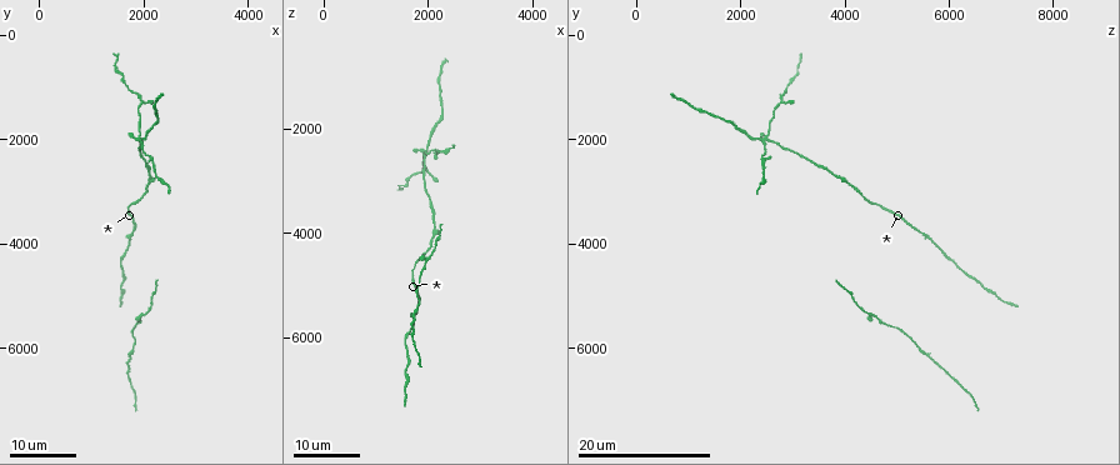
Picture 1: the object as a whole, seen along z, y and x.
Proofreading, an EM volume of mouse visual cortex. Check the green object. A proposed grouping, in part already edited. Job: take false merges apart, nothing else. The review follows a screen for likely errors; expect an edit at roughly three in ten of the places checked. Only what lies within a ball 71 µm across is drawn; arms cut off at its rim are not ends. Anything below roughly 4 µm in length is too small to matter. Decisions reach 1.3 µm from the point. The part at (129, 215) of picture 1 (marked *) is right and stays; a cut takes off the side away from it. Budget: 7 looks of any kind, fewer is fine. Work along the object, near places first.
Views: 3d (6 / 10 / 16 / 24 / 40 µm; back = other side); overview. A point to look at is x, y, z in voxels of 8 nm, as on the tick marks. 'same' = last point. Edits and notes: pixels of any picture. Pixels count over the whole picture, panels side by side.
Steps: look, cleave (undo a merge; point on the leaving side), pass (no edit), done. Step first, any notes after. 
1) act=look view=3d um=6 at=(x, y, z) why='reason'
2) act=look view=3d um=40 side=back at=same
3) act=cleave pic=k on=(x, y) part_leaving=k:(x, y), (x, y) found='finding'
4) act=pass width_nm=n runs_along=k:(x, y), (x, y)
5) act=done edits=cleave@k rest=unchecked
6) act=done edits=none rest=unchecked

act=look view=3d um=16 at=(1850, 3800, 5450) why='thin neck'

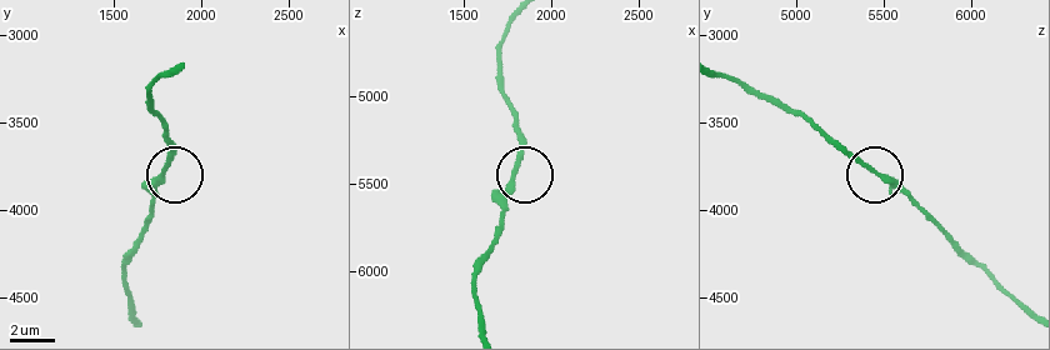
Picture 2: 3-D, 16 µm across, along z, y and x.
act=look view=3d um=6 at=(1800, 3760, 5420) why='closer look'

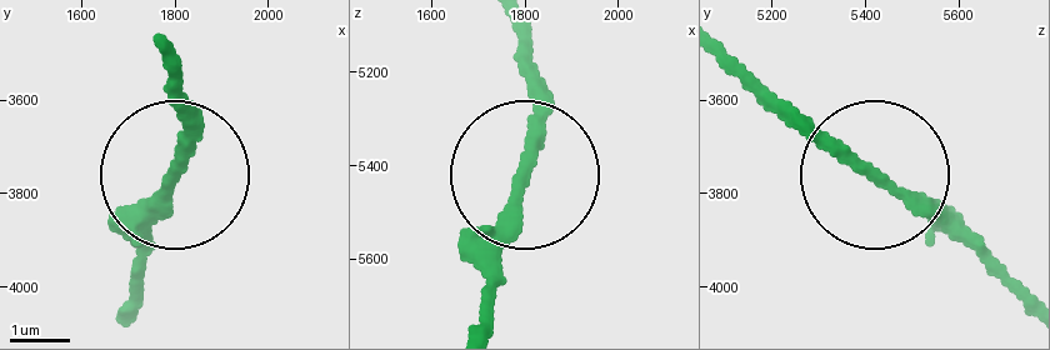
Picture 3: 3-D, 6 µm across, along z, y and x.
act=pass runs_along=3:(513, 31), (533, 151), (493, 295) found='all the same cell'

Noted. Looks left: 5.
act=look view=3d um=16 at=(2100, 2750, 3950)

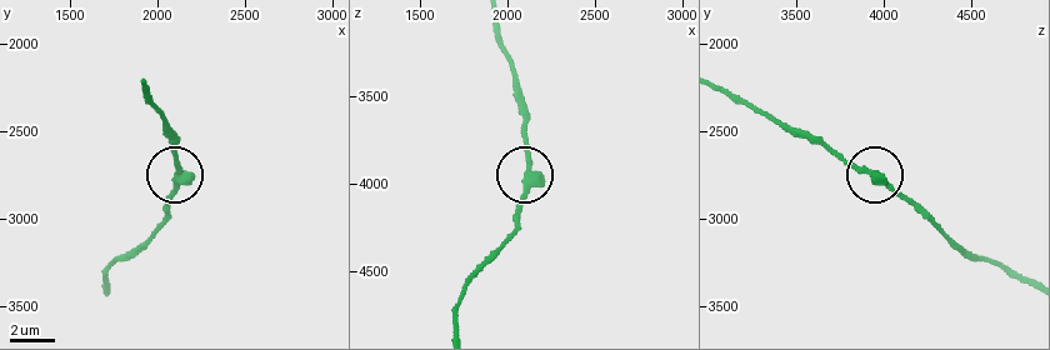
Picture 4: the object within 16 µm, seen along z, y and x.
act=look view=3d um=6 at=(2120, 2760, 3900)

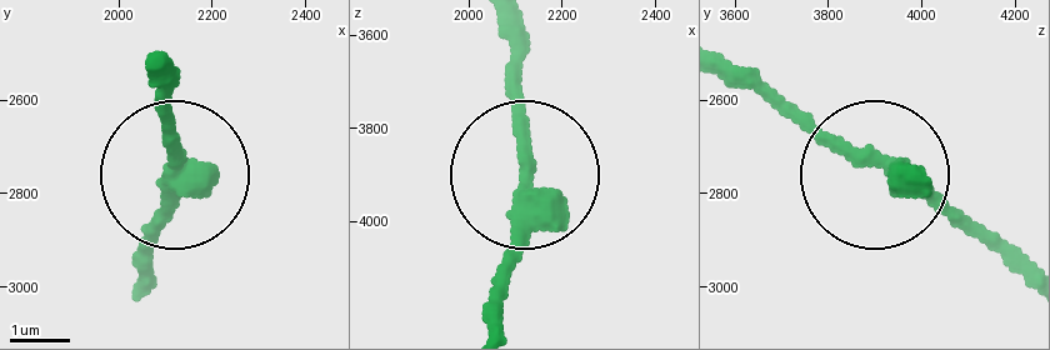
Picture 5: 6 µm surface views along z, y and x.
act=pass runs_along=5:(1023, 274), (844, 155), (759, 70) found='all the same cell'

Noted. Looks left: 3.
act=look view=3d um=16 at=(1950, 2000, 2450) why='four or more arms meet'

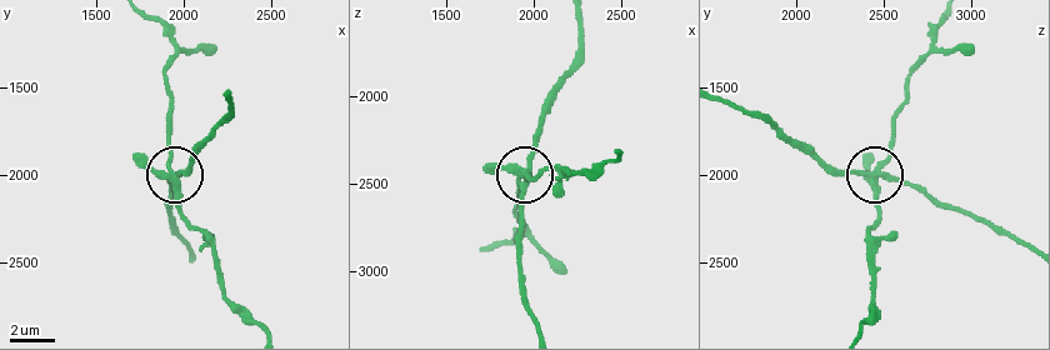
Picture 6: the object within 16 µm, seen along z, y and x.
act=look view=3d um=6 at=(1900, 1960, 2440) why='closer look'

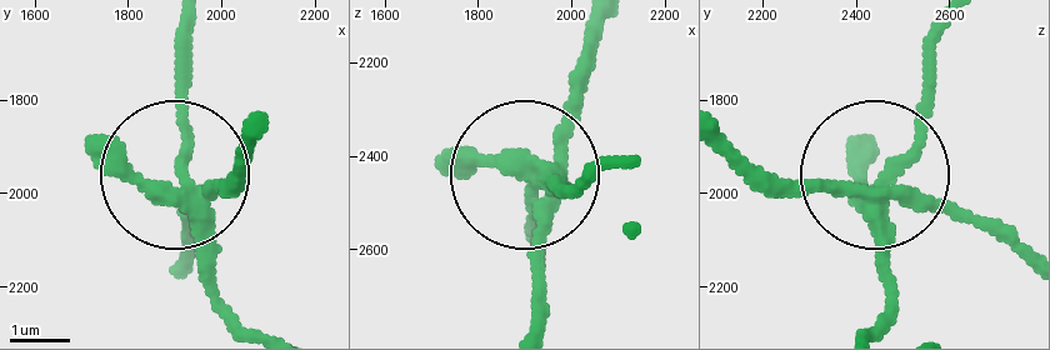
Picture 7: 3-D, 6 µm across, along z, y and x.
act=cleave pic=7 on=(116, 174) width_nm=310 part_leaving=7:(195, 195), (180, 155), (180, 20) found='a second cell is stuck on'

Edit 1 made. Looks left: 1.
act=done edits=cleave@7 rest=unchecked

